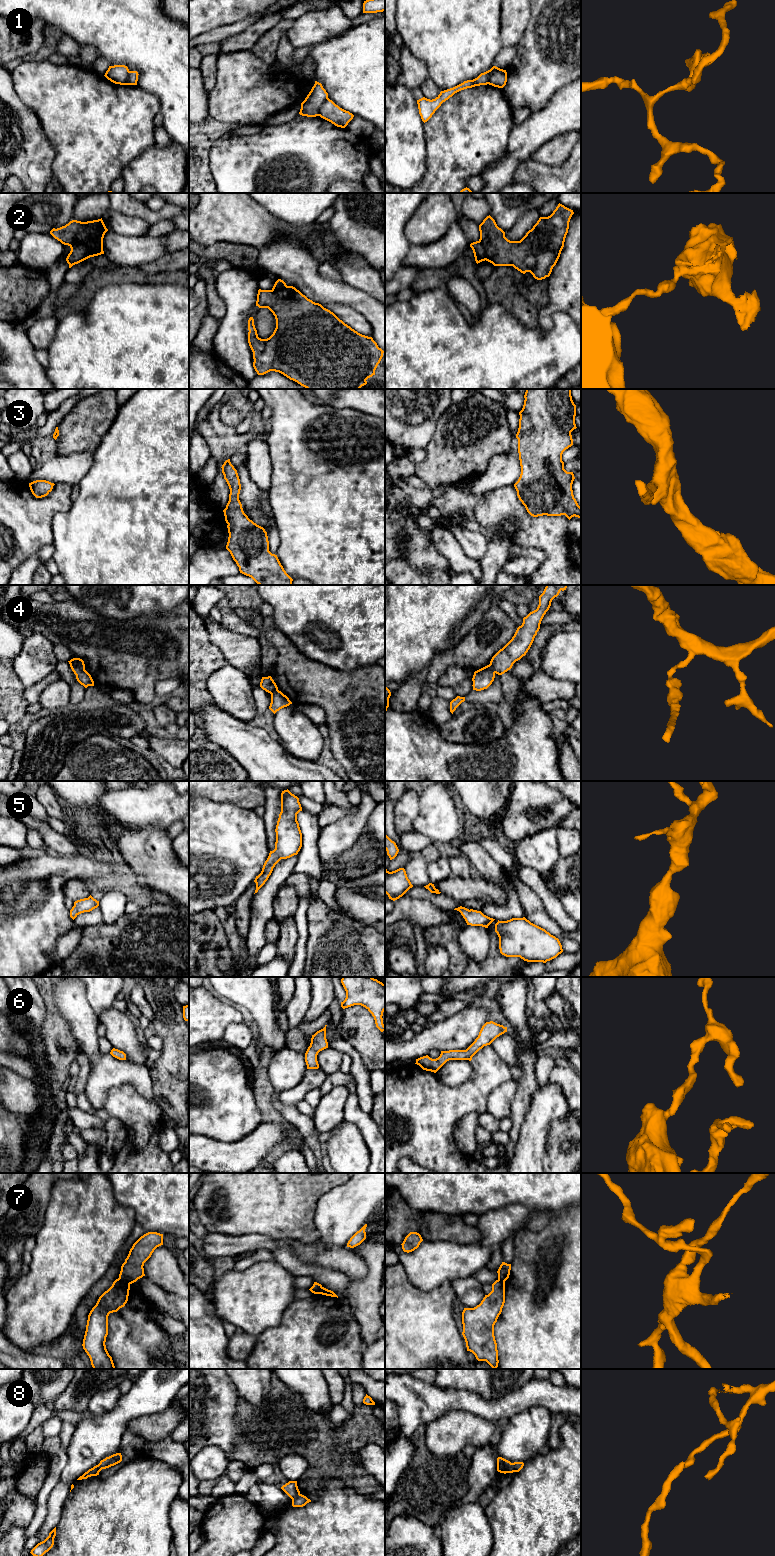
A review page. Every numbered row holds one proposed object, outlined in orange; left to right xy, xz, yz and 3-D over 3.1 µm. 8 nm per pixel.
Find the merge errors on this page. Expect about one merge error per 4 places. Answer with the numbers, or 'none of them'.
1, 2, 4, 7, 8

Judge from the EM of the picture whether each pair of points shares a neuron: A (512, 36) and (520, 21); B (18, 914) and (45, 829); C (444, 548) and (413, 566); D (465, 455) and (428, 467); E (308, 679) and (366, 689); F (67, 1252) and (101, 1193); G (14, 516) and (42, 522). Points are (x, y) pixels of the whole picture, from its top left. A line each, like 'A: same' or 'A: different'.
A: same
B: different
C: different
D: same
E: same
F: same
G: same

